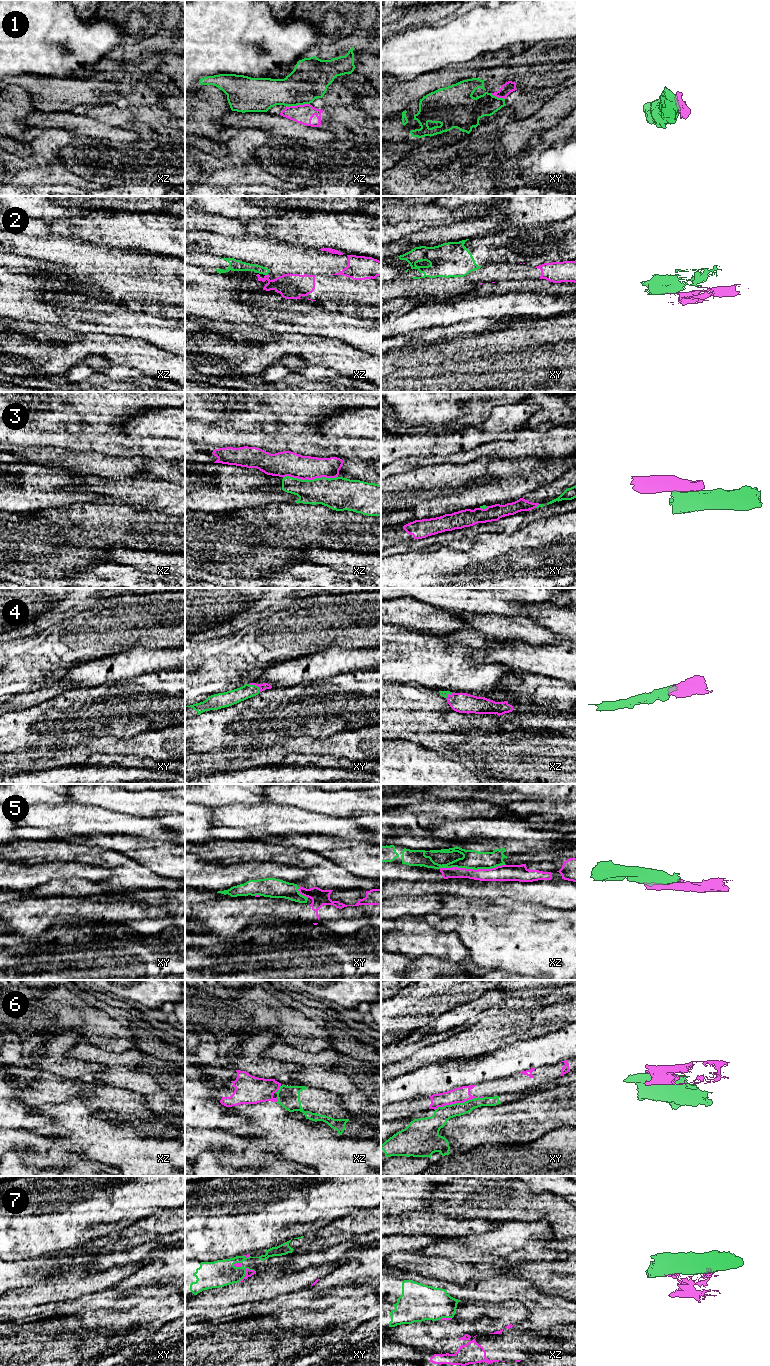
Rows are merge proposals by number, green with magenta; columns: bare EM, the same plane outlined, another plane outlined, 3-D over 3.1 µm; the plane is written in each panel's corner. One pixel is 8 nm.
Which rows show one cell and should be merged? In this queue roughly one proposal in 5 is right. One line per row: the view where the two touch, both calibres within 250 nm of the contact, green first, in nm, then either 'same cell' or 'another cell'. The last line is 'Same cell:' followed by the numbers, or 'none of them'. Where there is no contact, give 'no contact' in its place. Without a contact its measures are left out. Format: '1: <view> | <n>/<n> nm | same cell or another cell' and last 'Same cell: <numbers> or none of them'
1: xz | 320/160 nm | another cell
2: xz | 90/200 nm | another cell
3: xz | 260/200 nm | another cell
4: xy | 120/60 nm | same cell
5: xz | 160/130 nm | another cell
6: xy | 130/130 nm | another cell
7: xy | 220/60 nm | another cell
Same cell: 4

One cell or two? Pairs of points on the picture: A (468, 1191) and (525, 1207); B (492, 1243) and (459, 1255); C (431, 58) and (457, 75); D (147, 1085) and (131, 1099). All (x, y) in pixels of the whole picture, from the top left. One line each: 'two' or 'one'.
A: one
B: one
C: two
D: two

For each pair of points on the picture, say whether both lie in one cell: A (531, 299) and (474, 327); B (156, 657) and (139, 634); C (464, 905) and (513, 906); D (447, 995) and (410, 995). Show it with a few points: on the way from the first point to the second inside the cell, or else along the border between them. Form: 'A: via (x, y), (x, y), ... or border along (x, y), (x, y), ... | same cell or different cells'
A: via (516, 306), (486, 313) | same cell
B: border along (133, 646), (142, 646), (149, 649), (173, 648) | different cells
C: via (476, 905), (501, 906) | same cell
D: via (438, 995), (419, 995) | same cell

